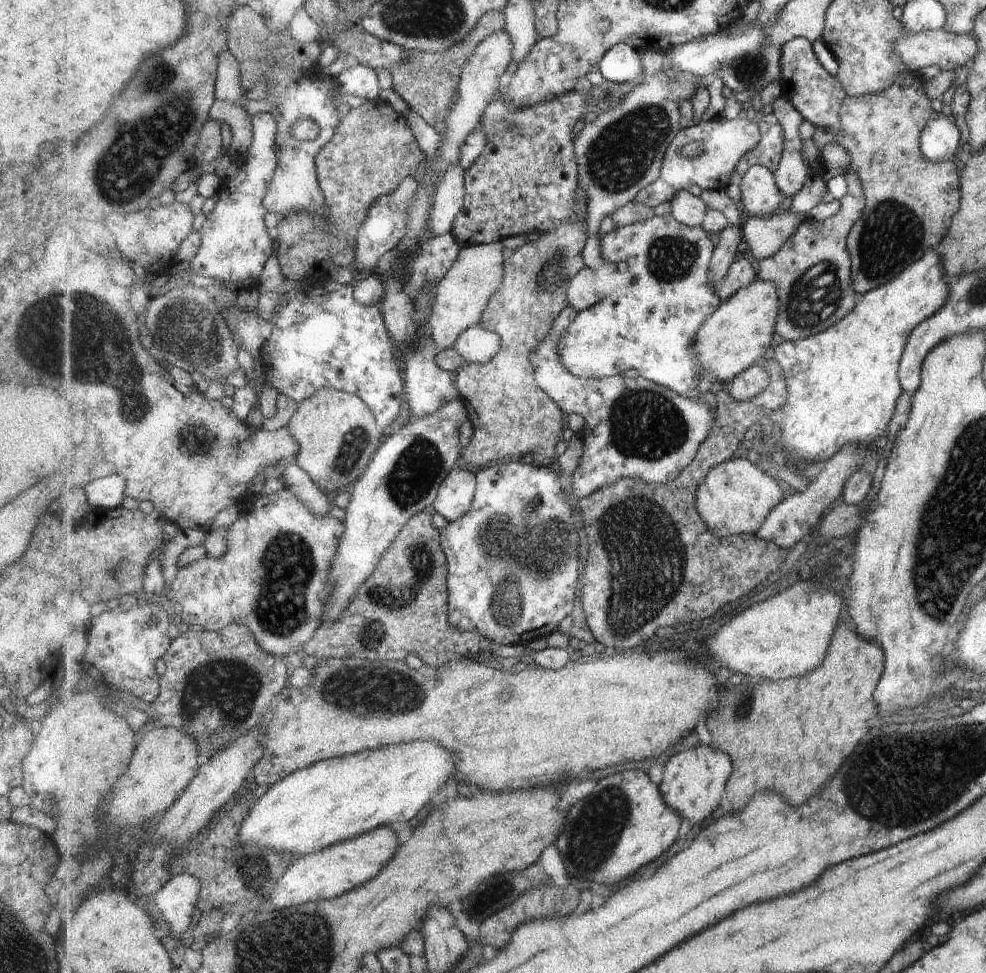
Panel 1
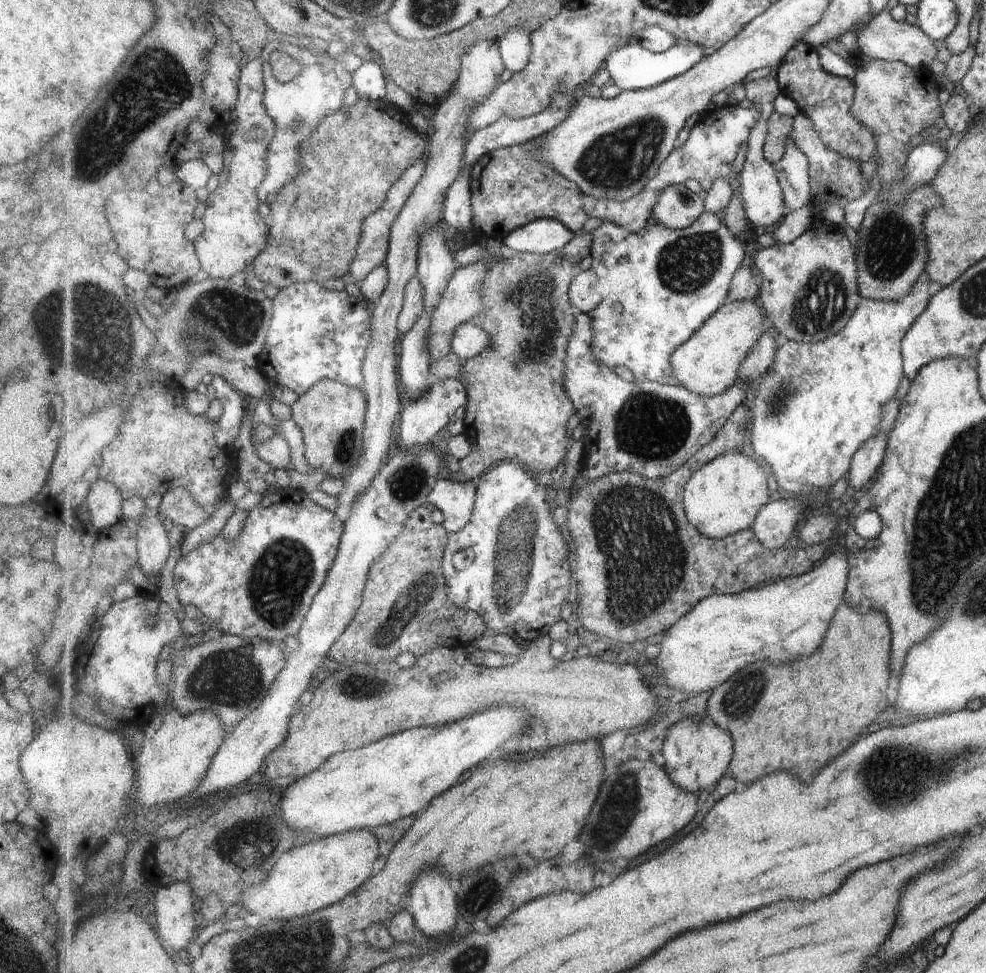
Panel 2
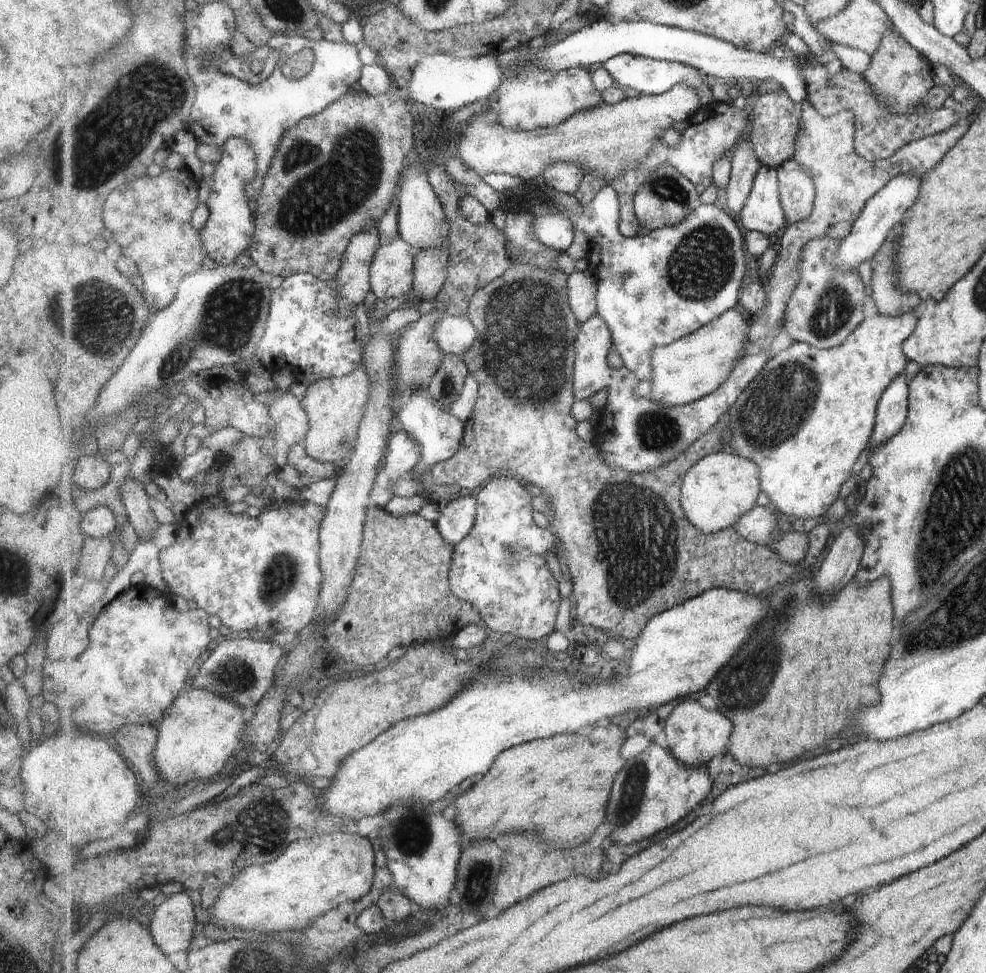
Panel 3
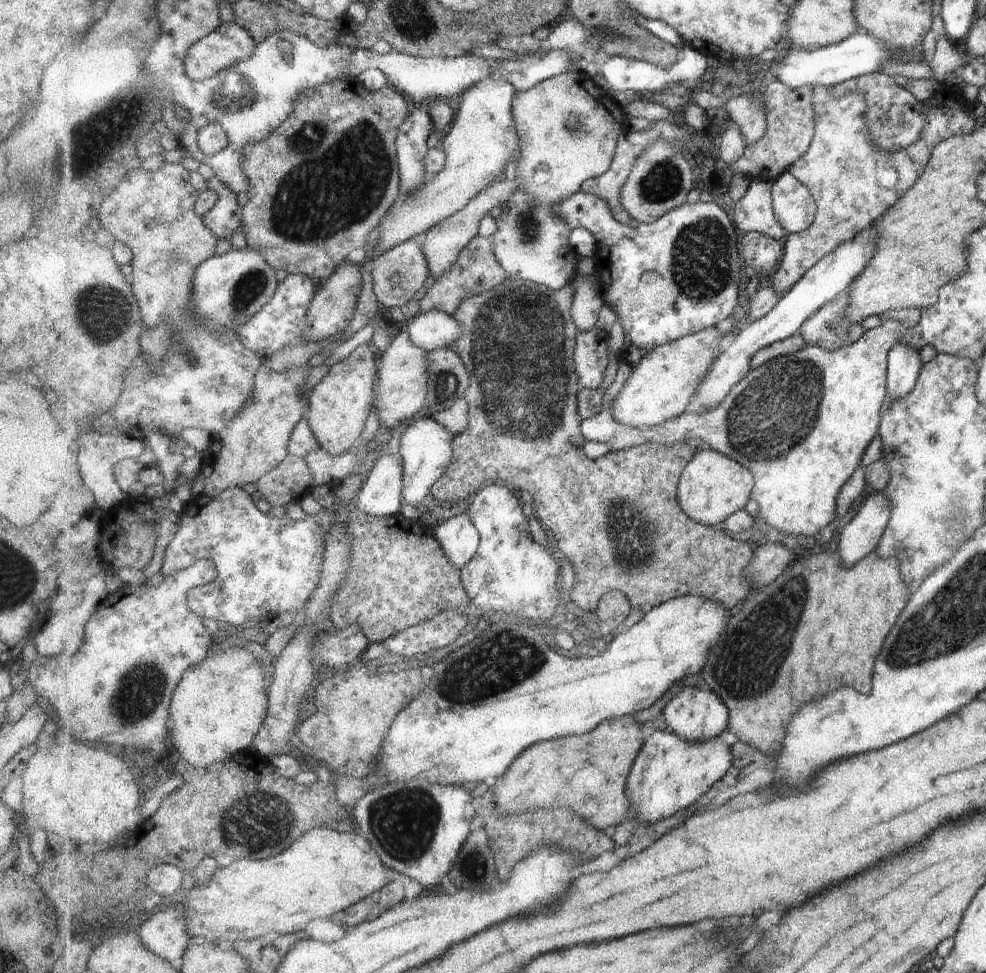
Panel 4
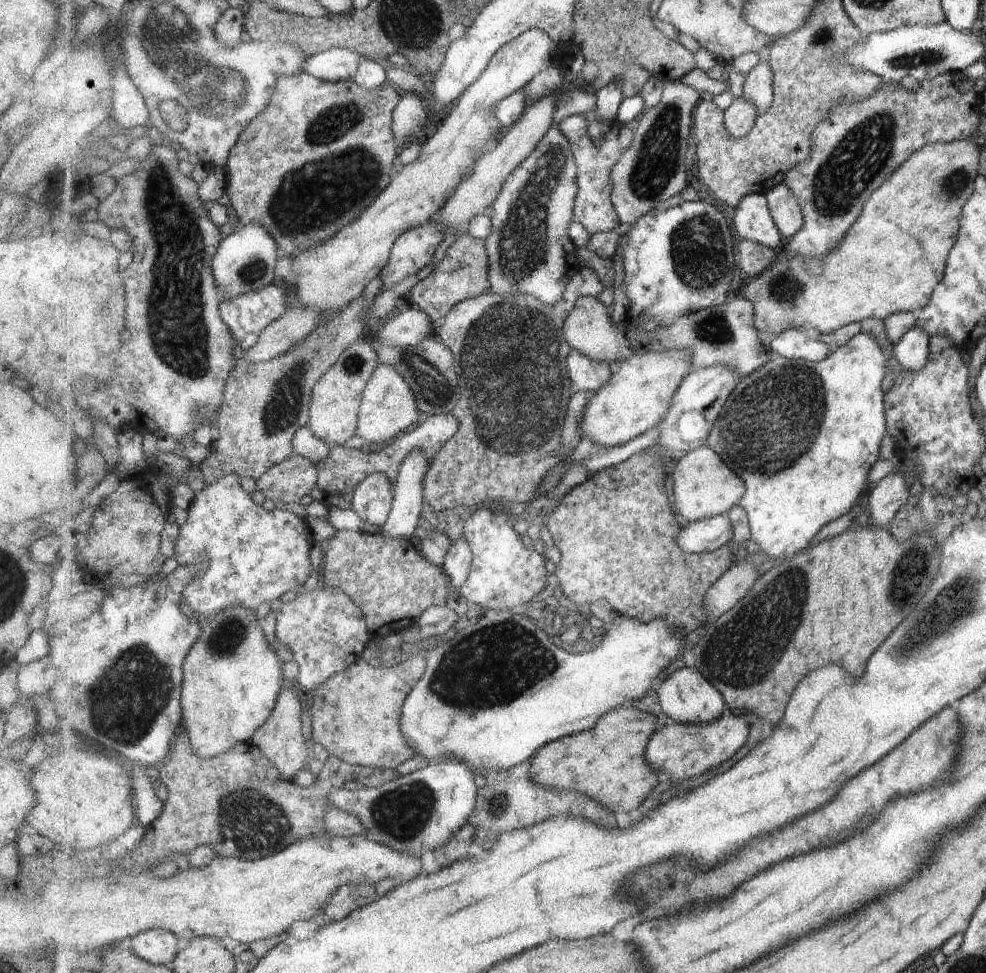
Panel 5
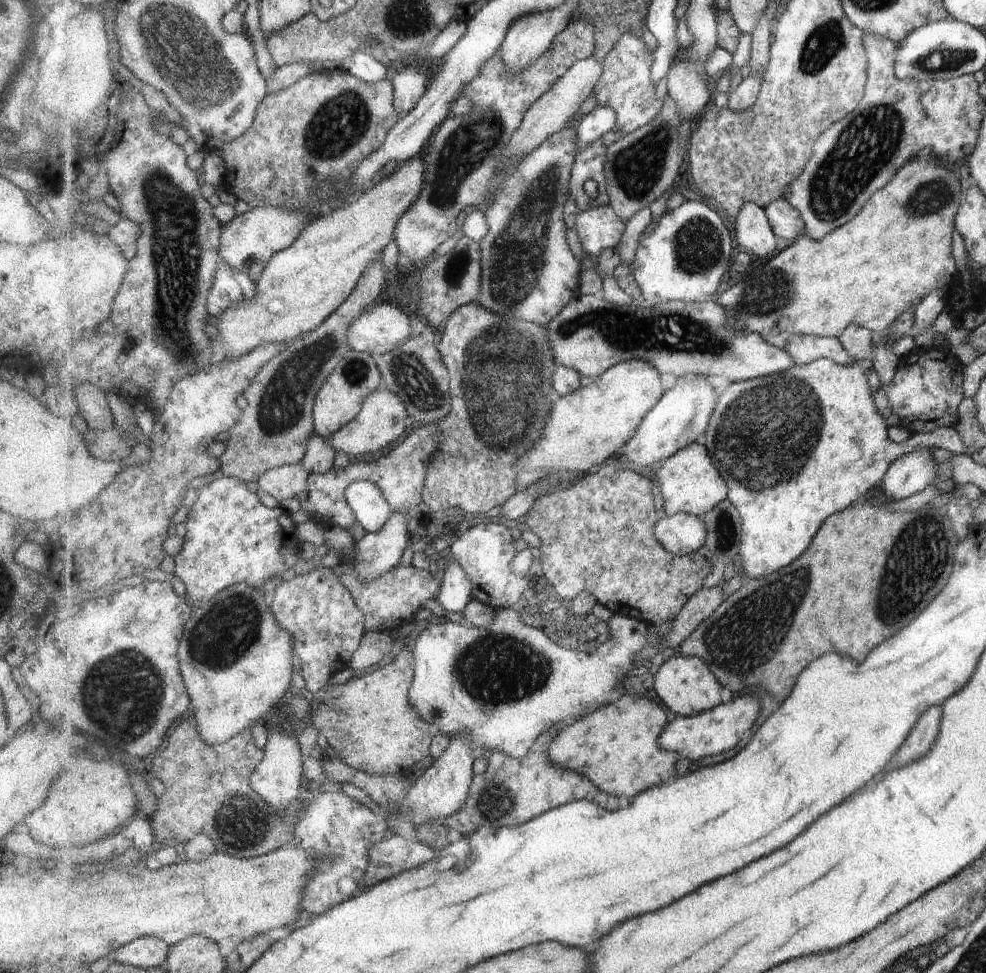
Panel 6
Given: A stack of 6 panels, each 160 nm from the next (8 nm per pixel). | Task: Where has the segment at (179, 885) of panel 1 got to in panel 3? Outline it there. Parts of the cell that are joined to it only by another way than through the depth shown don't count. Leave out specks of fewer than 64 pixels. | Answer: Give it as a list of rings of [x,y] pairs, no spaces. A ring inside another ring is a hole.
[[[185,892],[173,894],[152,912],[149,930],[157,945],[167,956],[185,952],[191,946],[193,934],[200,929],[191,898]]]

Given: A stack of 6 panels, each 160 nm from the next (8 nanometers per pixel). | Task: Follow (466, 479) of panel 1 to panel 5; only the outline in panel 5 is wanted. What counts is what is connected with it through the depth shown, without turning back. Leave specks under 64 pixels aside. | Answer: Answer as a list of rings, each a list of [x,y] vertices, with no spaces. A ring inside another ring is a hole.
[[[465,537],[451,540],[442,567],[452,582],[453,593],[460,594],[460,588],[469,578],[473,559],[473,551]]]

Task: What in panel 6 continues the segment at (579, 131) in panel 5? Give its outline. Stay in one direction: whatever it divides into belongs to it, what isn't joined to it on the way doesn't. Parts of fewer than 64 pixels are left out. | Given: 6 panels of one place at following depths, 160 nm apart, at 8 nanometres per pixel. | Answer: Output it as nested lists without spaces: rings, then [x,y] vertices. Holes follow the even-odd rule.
[[[605,137],[591,143],[586,149],[577,151],[576,163],[572,170],[570,194],[575,199],[580,212],[596,209],[610,204],[608,180],[604,168],[607,160],[607,151],[613,137]],[[594,180],[598,185],[598,196],[593,199],[587,196],[585,184]]]

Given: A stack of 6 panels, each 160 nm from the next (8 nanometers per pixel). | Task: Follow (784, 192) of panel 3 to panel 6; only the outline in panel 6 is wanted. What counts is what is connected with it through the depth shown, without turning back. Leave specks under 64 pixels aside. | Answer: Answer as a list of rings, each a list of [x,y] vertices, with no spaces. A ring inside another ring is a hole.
[[[786,198],[775,199],[764,209],[777,236],[797,240],[804,234],[801,213]]]

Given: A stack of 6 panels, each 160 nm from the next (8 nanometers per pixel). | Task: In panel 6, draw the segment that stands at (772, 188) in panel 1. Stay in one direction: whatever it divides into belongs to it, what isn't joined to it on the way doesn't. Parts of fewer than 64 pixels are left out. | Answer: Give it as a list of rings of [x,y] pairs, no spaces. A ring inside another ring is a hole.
[[[754,202],[741,207],[733,225],[736,239],[751,256],[767,258],[777,250],[777,235],[763,207]]]

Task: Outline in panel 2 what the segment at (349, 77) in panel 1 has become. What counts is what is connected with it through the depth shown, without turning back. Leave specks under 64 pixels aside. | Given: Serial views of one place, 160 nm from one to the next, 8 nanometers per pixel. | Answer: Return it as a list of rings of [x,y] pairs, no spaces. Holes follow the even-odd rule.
[[[377,59],[365,60],[355,71],[353,87],[360,99],[369,101],[384,100],[387,96],[384,70]]]

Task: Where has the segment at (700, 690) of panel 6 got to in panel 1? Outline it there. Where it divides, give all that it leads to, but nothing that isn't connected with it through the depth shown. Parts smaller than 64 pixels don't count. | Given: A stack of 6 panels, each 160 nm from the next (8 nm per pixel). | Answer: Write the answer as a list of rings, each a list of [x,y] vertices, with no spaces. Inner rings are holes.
[[[711,744],[699,745],[691,749],[687,746],[686,750],[673,755],[666,764],[664,779],[661,782],[660,791],[664,796],[664,801],[669,808],[680,814],[685,824],[703,824],[721,804],[723,794],[726,793],[730,776],[733,774],[733,763],[731,757],[719,749],[715,749]]]

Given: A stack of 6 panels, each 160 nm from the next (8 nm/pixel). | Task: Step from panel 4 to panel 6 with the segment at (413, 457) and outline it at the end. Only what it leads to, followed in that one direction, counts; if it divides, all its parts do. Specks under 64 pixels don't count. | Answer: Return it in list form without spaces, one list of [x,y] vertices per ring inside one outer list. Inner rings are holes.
[[[394,511],[379,532],[369,533],[356,543],[356,567],[364,581],[379,578],[401,564],[405,548],[414,539],[408,527],[408,516]]]

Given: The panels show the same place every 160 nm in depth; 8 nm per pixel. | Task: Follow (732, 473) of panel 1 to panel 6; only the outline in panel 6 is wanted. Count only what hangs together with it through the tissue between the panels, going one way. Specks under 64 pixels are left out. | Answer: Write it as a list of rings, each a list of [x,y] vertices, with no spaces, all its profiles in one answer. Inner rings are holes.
[[[693,443],[681,449],[676,455],[664,461],[657,471],[657,480],[658,485],[661,486],[658,497],[663,498],[663,507],[669,517],[679,513],[702,517],[727,499],[730,491],[725,478],[721,476],[719,469],[712,461],[709,449],[699,443]]]

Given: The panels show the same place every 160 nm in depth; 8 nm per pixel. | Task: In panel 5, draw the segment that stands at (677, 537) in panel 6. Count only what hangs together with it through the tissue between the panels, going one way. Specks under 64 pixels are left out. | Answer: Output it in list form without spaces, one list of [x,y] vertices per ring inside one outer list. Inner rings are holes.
[[[727,514],[683,523],[678,543],[685,552],[701,554],[734,541],[734,524]]]

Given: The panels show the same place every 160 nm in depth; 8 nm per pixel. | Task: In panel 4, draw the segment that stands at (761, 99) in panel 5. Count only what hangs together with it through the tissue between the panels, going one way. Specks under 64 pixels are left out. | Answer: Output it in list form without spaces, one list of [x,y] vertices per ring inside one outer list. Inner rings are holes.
[[[754,82],[745,85],[743,94],[727,100],[723,108],[728,112],[731,121],[736,122],[744,134],[748,146],[759,142],[767,132],[768,122],[764,104],[760,100]]]

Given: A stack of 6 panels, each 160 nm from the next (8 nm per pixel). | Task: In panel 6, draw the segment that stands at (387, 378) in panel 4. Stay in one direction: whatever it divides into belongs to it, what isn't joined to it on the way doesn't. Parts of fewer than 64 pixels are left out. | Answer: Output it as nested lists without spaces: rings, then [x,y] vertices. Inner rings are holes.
[[[383,384],[364,400],[364,408],[360,415],[351,423],[346,424],[339,432],[334,433],[331,444],[336,450],[346,452],[350,460],[353,460],[354,456],[379,452],[382,447],[387,448],[389,444],[395,444],[401,438],[401,434],[409,428],[411,420],[404,400]]]

